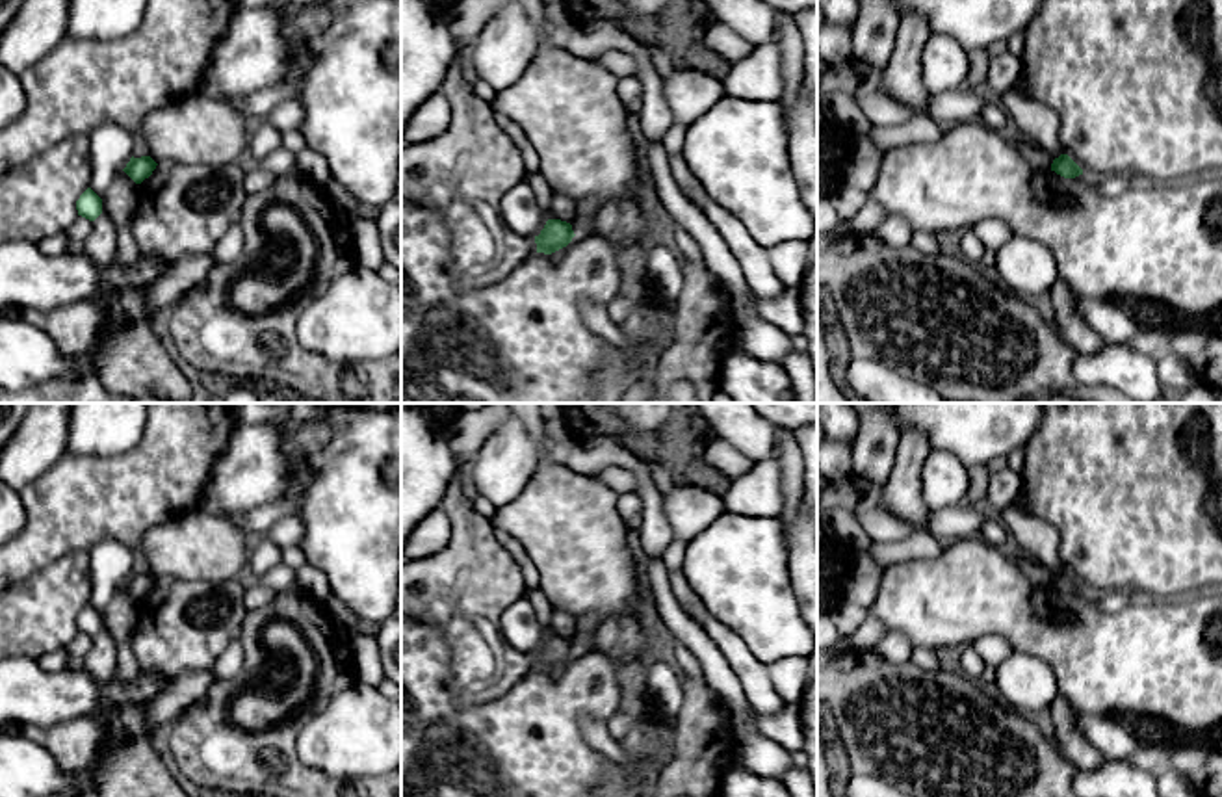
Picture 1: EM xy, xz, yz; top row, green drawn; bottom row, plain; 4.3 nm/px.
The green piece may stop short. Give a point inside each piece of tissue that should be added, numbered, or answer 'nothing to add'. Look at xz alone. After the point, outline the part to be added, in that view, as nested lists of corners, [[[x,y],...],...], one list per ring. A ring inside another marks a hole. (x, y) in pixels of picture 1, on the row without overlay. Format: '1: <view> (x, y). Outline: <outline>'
nothing to add

